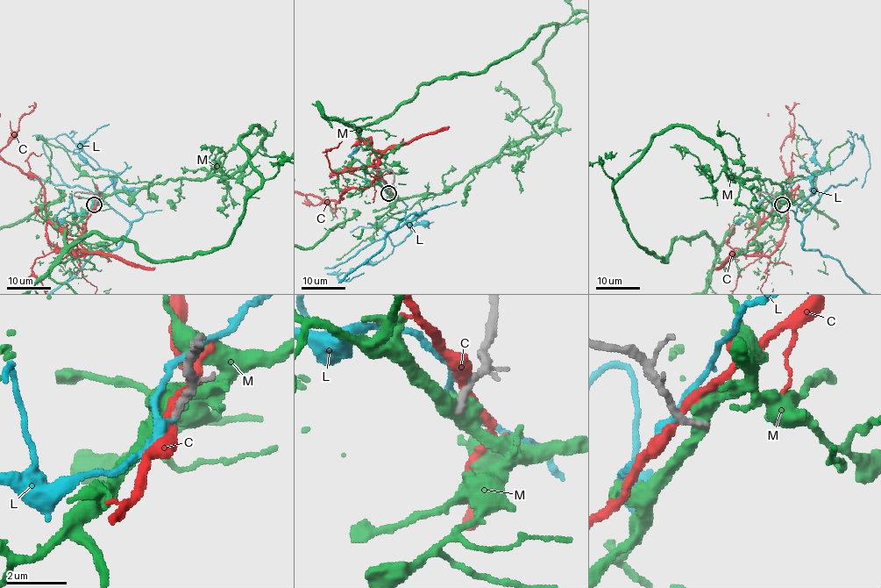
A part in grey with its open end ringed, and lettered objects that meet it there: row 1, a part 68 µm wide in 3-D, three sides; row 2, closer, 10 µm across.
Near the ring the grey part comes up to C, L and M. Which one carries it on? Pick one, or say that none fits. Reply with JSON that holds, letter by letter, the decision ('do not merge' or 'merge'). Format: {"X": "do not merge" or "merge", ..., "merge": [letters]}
{"C": "do not merge", "L": "do not merge", "M": "do not merge", "merge": []}

